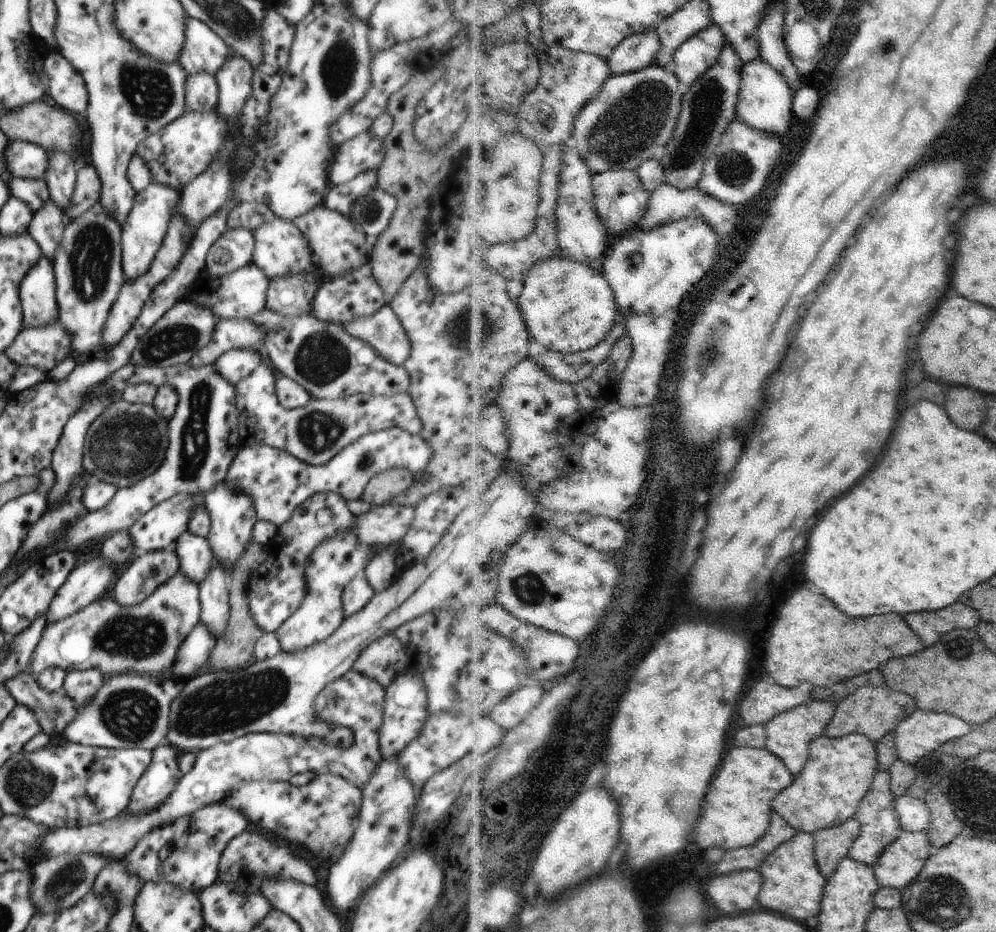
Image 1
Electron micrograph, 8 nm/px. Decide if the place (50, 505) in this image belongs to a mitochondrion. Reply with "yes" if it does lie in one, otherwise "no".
no

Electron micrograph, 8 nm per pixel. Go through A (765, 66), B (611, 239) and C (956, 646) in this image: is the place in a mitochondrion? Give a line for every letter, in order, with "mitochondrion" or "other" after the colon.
A: other
B: other
C: mitochondrion

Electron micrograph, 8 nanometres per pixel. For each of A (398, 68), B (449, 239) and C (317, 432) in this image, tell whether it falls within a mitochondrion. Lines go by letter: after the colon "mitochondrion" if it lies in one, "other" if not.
A: other
B: other
C: mitochondrion

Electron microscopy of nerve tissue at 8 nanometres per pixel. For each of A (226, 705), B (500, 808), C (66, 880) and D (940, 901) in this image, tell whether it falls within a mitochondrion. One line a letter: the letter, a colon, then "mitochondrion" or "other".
A: mitochondrion
B: other
C: mitochondrion
D: mitochondrion

